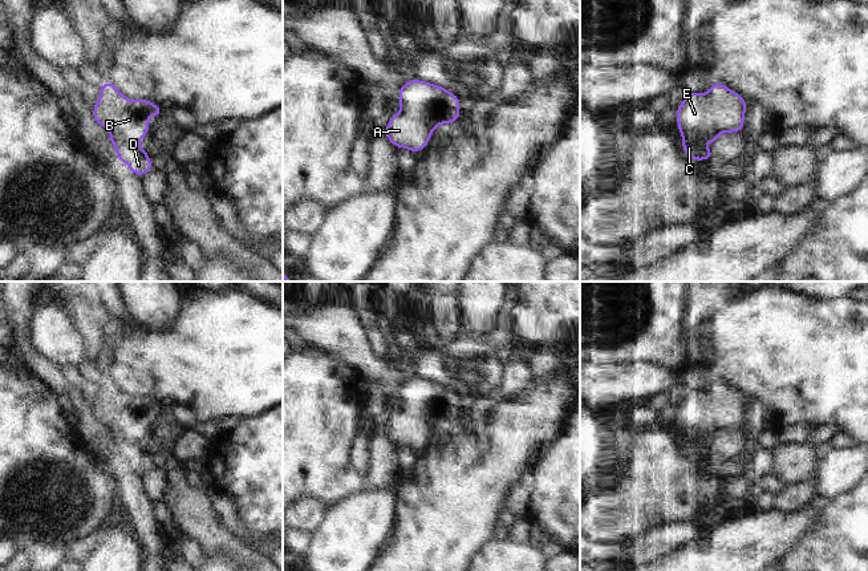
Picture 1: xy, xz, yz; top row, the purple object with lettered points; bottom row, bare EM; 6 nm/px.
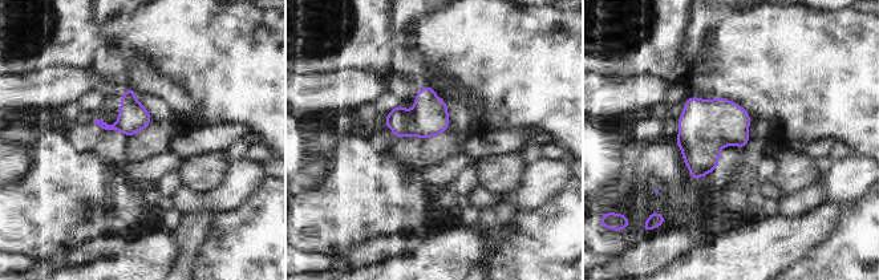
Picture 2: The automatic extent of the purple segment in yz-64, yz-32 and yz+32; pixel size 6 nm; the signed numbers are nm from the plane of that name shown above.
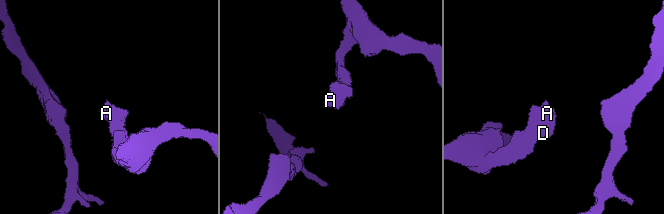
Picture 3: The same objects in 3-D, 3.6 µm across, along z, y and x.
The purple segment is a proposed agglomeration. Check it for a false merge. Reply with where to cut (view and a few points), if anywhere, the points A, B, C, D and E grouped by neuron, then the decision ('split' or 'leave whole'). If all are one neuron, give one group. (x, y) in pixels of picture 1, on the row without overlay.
no cut; A B C D E; leave whole

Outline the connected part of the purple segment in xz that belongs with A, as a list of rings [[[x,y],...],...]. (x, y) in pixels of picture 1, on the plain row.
[[[413,376],[399,386],[398,396],[401,409],[384,429],[396,445],[418,450],[438,421],[459,418],[461,397],[442,384]]]

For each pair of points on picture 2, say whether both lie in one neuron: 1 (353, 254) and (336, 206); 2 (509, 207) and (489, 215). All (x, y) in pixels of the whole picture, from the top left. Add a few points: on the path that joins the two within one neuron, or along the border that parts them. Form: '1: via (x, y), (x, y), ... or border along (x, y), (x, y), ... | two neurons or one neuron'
1: border along (380, 236), (353, 244), (343, 255), (333, 259) | two neurons
2: via (503, 211), (494, 215) | one neuron

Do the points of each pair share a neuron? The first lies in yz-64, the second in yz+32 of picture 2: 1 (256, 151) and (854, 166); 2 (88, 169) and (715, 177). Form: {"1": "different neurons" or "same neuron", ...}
{"1": "different neurons", "2": "different neurons"}

